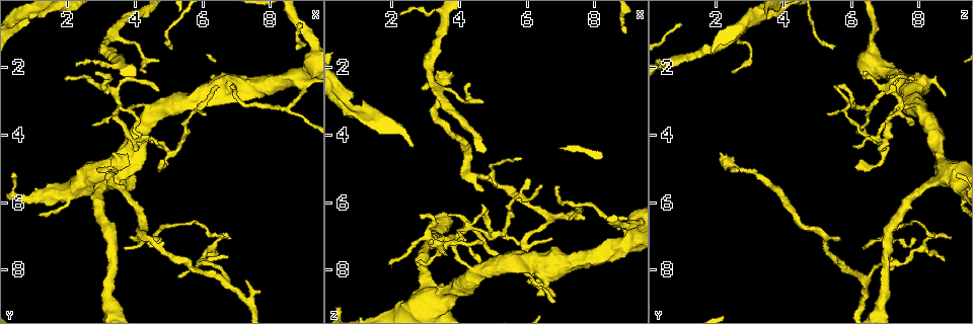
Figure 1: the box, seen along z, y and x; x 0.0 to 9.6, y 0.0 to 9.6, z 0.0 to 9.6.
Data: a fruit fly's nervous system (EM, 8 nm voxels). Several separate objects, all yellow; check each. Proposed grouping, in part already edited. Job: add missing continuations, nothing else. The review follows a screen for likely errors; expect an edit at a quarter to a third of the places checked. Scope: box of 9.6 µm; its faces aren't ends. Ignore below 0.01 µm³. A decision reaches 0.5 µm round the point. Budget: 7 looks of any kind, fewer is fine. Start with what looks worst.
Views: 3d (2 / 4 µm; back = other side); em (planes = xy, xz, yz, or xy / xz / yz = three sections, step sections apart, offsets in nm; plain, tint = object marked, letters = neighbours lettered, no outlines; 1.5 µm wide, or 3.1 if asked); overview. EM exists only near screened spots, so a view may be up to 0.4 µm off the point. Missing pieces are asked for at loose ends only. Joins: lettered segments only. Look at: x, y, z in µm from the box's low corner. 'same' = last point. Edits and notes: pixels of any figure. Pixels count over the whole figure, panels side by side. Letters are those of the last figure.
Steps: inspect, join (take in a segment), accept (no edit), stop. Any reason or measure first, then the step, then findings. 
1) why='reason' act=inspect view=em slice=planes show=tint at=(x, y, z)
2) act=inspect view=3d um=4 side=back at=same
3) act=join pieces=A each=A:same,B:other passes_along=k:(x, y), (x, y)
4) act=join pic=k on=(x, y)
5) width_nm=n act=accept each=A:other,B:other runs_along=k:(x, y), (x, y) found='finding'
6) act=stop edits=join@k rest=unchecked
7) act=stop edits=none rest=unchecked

act=inspect view=em slice=xz step=8 show=tint at=(6.85, 2.85, 8.85)

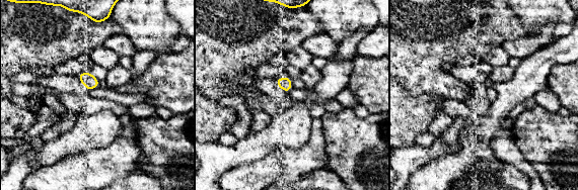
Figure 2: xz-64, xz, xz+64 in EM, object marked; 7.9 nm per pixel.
act=inspect view=em slice=planes show=letters at=same

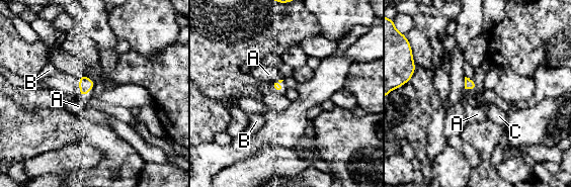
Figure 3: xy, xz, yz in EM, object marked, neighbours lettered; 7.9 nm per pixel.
act=join pieces=C each=A:other,B:other,C:same found='it goes on there'

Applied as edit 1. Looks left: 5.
act=inspect view=overview

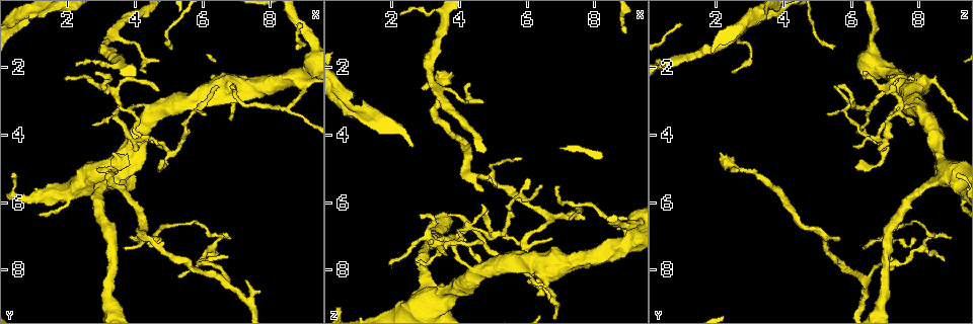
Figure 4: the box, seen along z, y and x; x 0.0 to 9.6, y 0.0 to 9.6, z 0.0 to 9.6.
why='thin end' act=inspect view=em slice=xy step=8 show=tint at=(6.35, 7.70, 8.75)

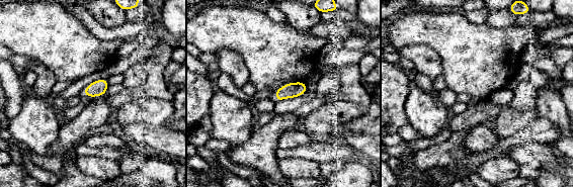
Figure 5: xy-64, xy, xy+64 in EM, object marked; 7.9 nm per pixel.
act=inspect view=em slice=planes show=tint at=same

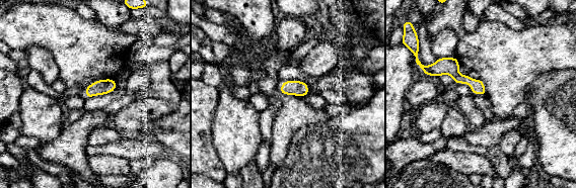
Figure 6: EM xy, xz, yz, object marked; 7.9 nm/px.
act=inspect view=em slice=planes show=letters at=same

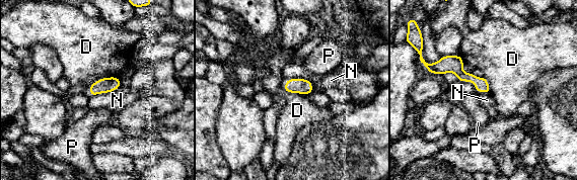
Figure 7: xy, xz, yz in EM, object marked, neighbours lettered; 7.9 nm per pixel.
act=accept each=D:other,N:other,P:other border=7:(118, 77), (100, 77), (89, 86) found='no lettered segment goes on from it'

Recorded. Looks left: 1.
act=stop edits=join@3 rest=unchecked

